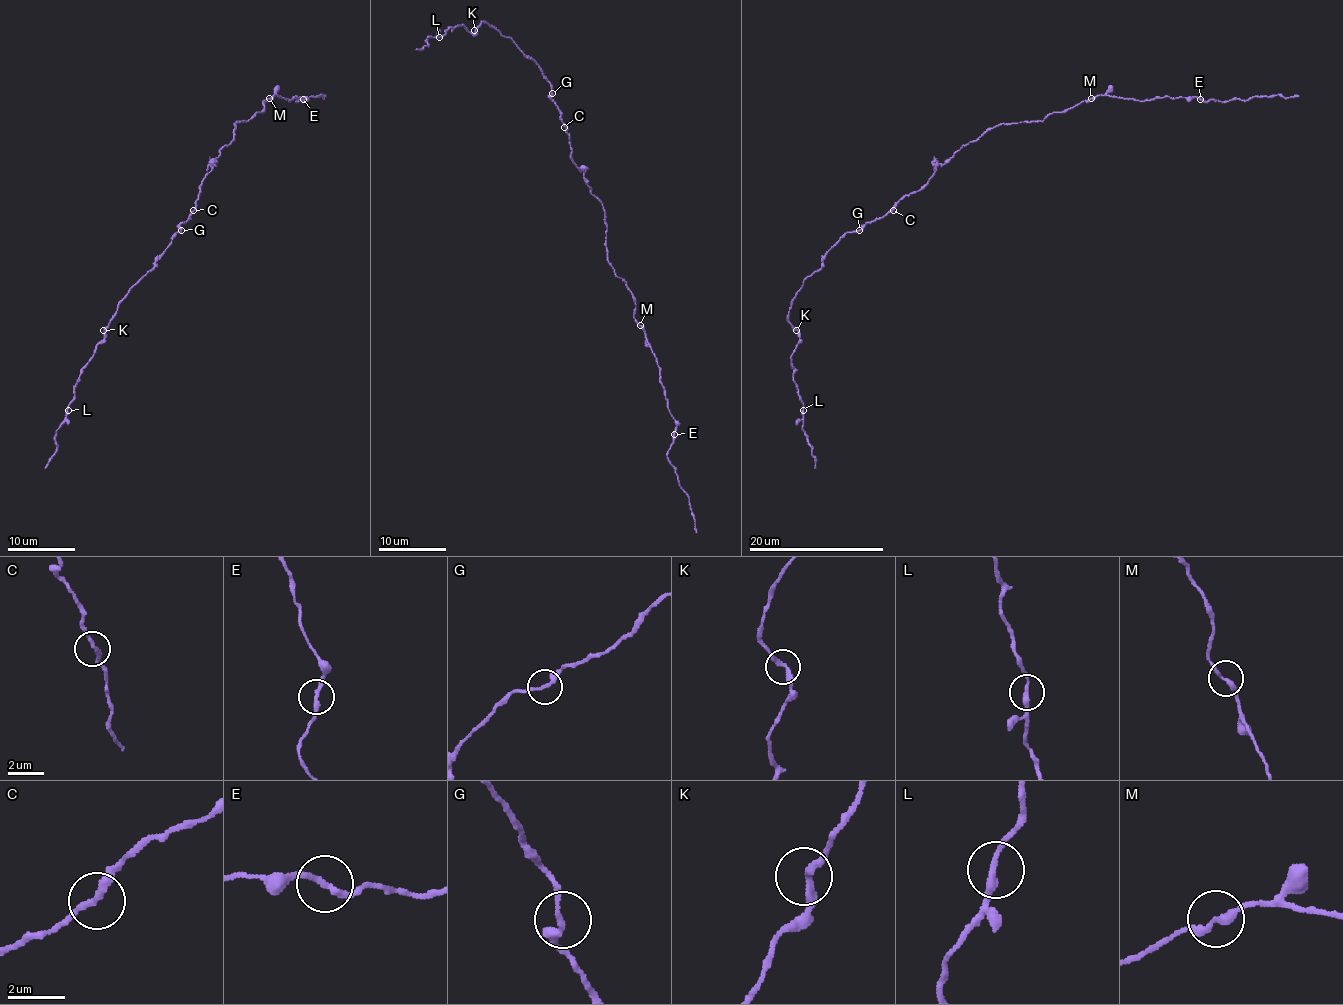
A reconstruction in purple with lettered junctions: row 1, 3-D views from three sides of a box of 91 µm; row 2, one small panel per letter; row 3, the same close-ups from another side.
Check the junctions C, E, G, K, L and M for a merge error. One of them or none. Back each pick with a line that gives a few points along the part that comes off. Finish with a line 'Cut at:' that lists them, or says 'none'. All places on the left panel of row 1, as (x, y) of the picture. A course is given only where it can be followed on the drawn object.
E: foreign part runs (303, 98), (296, 102), (325, 95)
Cut at: E

